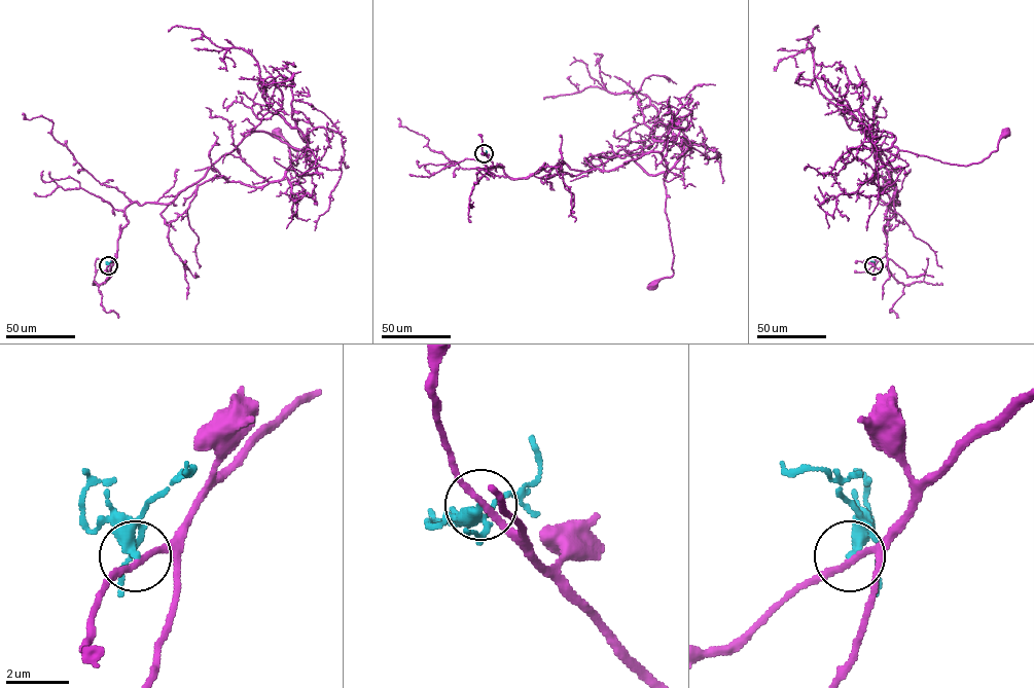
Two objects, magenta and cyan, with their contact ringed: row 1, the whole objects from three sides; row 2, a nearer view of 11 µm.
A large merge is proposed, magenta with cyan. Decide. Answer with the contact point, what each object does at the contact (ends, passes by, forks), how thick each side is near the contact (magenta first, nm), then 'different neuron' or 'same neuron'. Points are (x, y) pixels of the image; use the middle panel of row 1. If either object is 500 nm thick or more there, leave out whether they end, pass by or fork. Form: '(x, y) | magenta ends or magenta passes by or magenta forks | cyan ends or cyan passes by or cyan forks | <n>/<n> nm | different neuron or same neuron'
(484, 153) | magenta passes by | cyan passes by | 180/260 nm | different neuron

